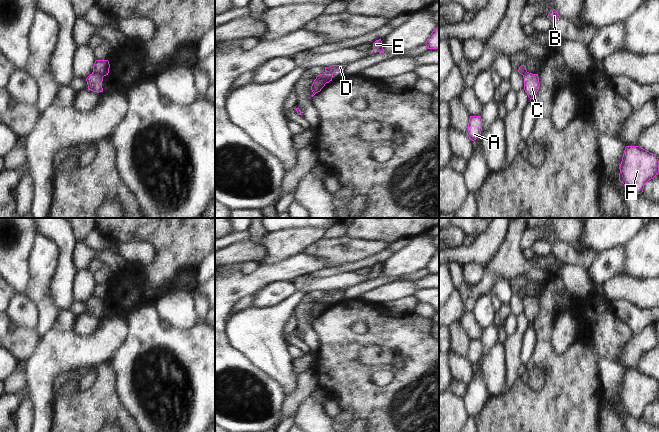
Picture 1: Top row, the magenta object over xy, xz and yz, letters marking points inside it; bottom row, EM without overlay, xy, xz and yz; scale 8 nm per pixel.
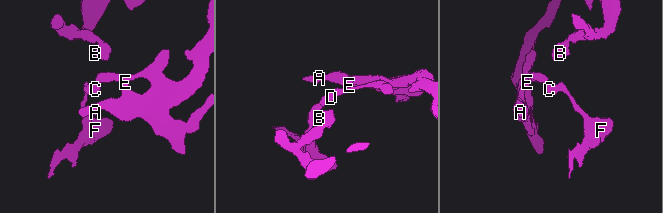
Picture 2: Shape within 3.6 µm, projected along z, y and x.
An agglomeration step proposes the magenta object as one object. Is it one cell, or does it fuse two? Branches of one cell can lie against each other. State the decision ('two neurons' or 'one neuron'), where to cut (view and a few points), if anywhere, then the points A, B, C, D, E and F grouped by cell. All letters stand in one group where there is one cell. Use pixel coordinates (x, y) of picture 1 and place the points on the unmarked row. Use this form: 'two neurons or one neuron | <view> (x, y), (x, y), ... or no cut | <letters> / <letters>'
two neurons | xy (92, 296), (103, 300) | A B D E / C F

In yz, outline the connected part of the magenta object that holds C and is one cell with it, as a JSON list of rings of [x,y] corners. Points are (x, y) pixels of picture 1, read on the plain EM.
[[[527,296],[524,301],[524,314],[530,323],[534,323],[534,320],[539,314],[539,301],[538,298],[532,298]]]

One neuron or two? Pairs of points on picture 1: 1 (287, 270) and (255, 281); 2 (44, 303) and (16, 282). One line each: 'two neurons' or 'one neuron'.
1: one neuron
2: two neurons

